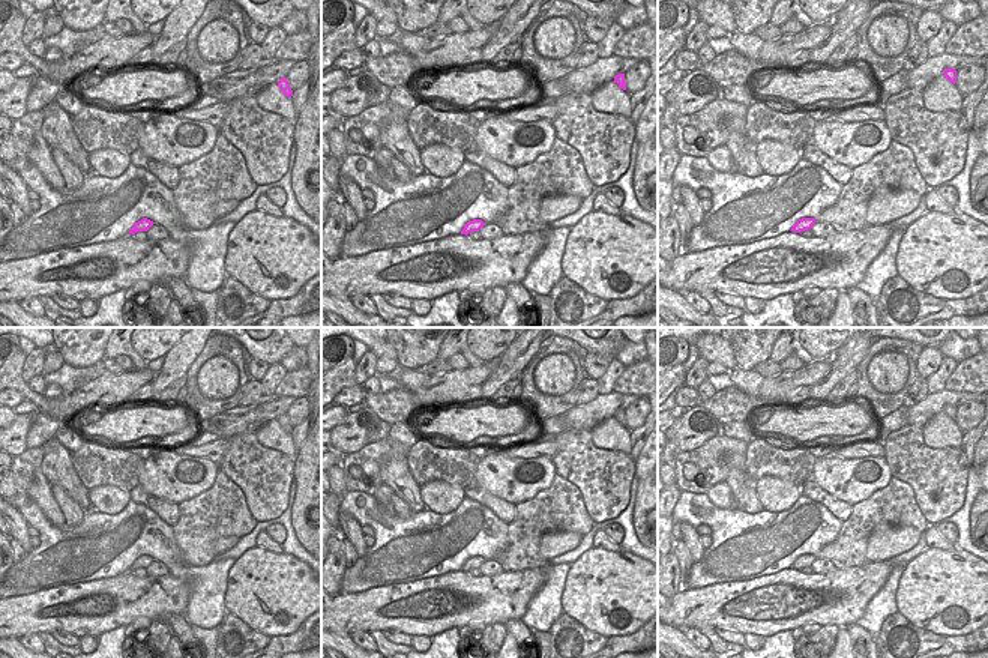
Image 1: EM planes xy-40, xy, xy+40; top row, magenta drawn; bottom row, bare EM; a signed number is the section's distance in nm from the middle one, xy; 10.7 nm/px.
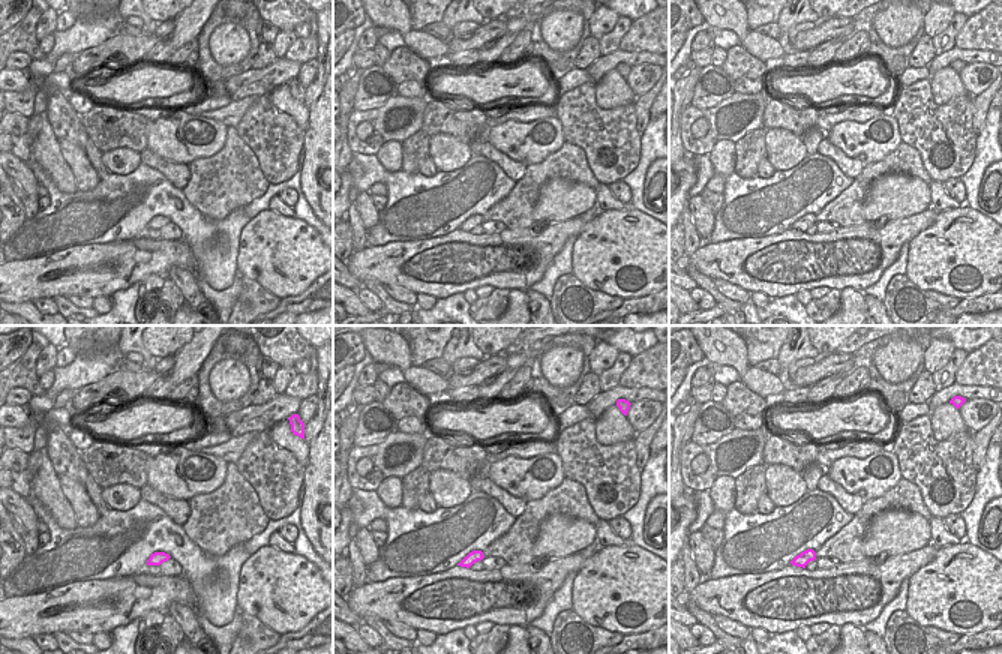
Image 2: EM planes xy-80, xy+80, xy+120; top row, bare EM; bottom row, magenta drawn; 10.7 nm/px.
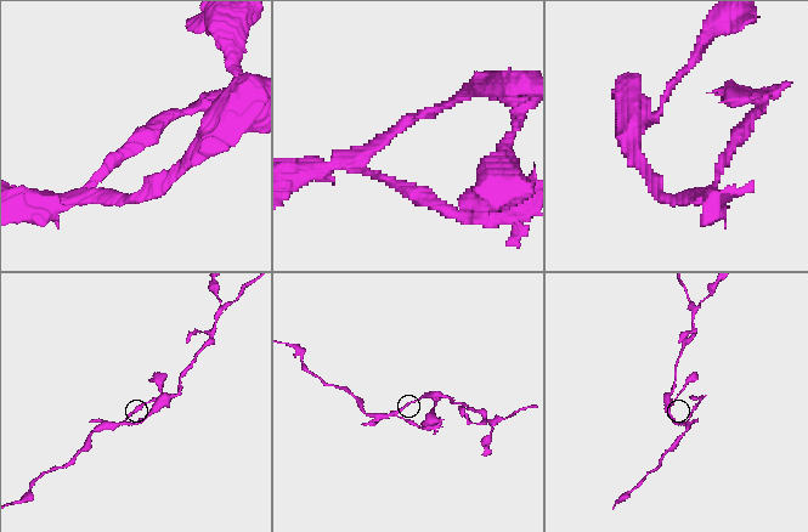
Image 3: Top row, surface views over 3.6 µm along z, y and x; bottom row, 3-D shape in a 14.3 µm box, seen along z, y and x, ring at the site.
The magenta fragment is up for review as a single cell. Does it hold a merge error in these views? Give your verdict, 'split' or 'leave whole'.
split

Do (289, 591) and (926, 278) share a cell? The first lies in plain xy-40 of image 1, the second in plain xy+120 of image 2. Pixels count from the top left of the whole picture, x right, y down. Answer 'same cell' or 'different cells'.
same cell

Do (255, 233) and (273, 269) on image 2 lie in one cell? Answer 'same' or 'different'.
same

